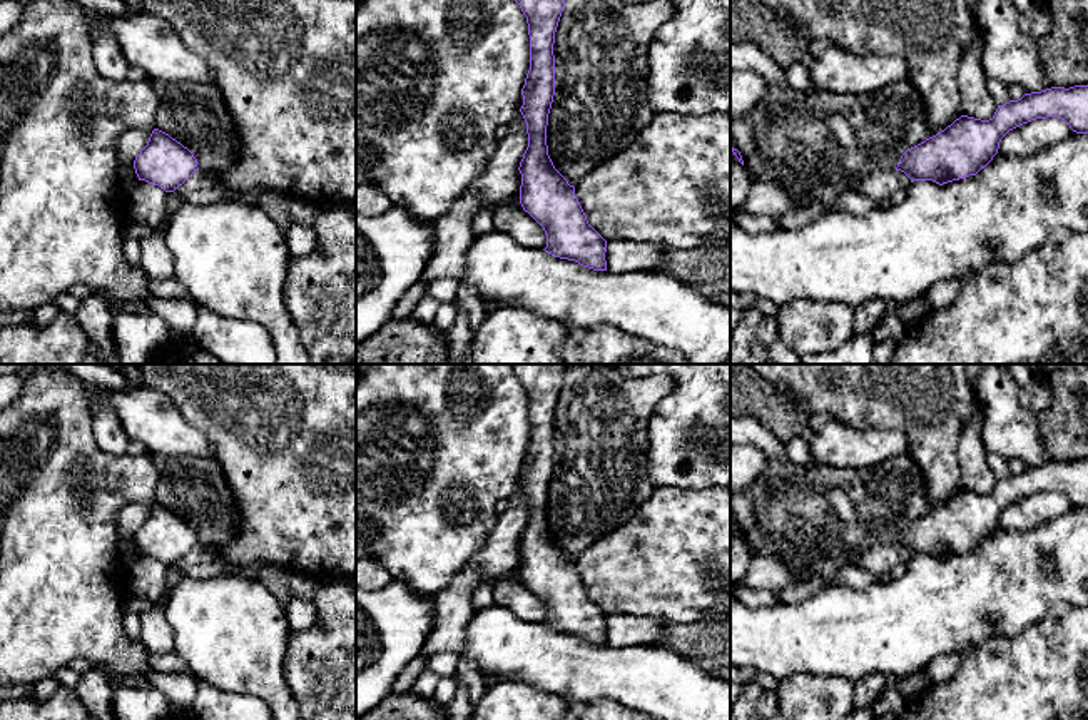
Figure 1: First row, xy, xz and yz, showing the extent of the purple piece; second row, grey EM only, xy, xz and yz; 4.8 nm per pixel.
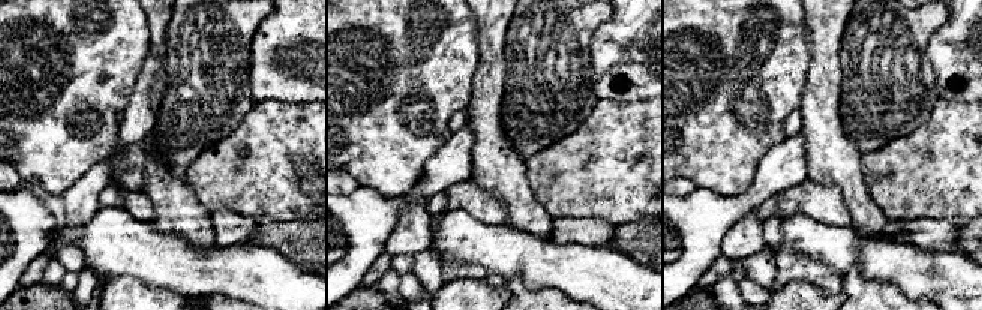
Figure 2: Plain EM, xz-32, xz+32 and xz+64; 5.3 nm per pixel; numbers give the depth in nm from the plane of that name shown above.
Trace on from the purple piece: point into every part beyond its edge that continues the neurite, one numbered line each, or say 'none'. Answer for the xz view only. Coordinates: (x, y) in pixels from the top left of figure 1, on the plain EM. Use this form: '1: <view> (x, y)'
none

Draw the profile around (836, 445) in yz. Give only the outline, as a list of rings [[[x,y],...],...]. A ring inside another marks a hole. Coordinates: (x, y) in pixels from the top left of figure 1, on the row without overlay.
[[[836,421],[807,439],[812,459],[832,468],[866,469],[908,449],[908,438],[901,429],[856,429]]]

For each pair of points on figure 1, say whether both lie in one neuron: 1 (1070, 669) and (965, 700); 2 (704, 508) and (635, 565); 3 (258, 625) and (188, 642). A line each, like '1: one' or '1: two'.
1: one
2: one
3: one

